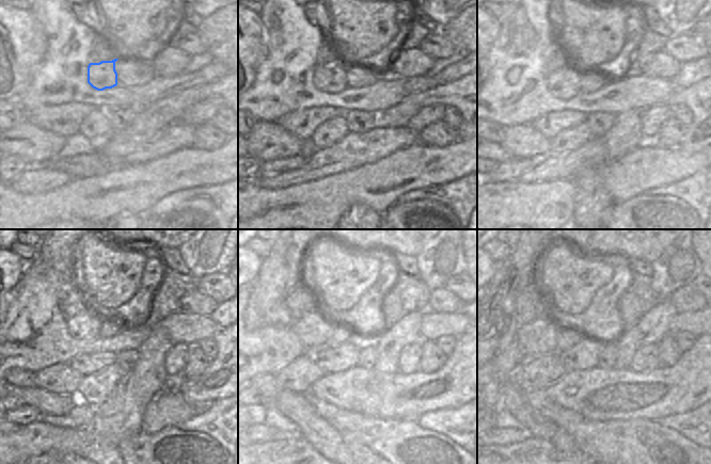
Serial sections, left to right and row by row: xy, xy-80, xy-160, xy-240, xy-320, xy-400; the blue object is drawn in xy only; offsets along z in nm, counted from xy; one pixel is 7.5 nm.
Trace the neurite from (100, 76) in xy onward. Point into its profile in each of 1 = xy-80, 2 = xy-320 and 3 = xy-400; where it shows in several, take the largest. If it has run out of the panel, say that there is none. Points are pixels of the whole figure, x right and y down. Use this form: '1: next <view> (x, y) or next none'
1: next xy-80 (331, 79)
2: next xy-320 (314, 330)
3: next xy-400 (539, 337)

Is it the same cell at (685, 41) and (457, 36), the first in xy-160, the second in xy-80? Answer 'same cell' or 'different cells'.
different cells

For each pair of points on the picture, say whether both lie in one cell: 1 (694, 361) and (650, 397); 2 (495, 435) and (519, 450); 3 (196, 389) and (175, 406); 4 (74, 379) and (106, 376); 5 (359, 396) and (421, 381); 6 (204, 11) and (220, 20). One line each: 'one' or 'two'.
1: one
2: two
3: two
4: two
5: one
6: two

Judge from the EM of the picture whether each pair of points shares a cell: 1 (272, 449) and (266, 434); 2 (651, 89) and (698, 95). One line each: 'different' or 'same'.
1: different
2: different

